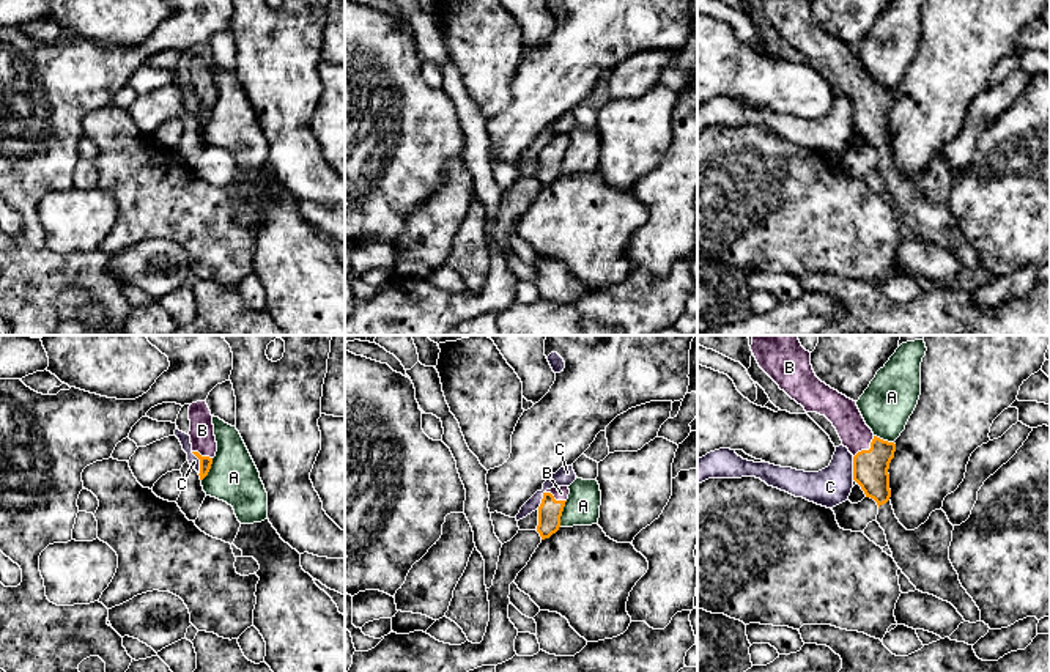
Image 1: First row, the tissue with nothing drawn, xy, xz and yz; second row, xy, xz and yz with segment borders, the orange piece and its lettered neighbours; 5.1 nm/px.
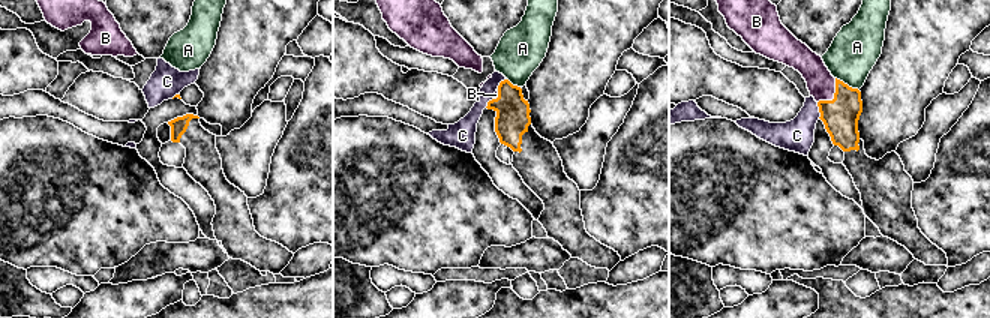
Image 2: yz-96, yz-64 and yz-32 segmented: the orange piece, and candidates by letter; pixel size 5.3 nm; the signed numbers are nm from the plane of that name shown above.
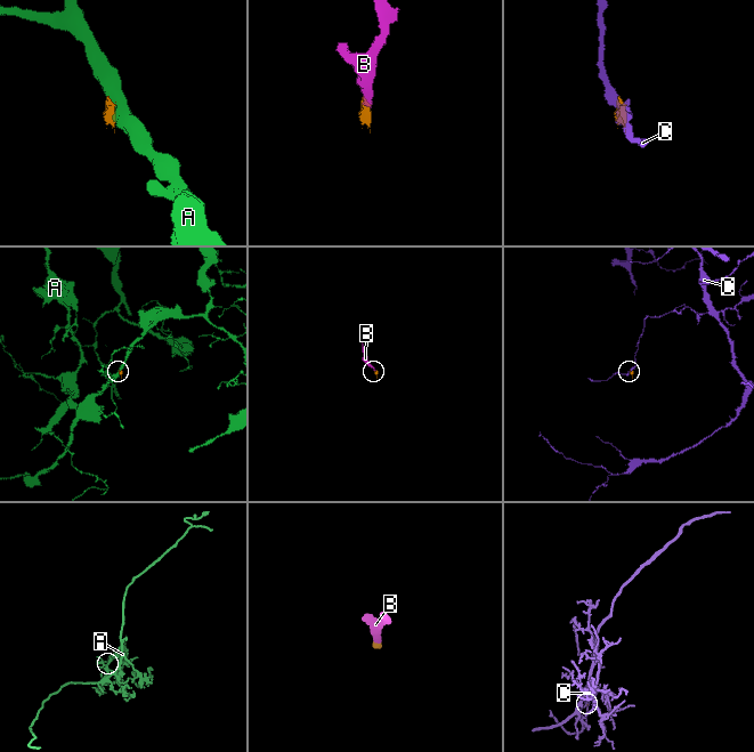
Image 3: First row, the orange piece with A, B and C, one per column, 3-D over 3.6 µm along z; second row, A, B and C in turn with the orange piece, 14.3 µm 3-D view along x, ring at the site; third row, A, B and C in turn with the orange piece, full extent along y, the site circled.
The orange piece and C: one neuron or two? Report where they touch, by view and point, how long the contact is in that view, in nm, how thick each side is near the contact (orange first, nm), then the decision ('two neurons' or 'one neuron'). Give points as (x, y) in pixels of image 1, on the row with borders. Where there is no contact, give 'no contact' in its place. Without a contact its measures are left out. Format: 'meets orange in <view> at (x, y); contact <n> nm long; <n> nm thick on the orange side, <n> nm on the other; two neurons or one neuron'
meets orange in yz at (854, 468); contact 120 nm long; 180 nm thick on the orange side, 200 nm on the other; two neurons

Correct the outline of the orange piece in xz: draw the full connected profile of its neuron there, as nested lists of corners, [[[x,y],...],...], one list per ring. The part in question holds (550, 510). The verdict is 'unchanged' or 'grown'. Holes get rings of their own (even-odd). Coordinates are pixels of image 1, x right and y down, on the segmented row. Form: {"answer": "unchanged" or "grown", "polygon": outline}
{"answer": "grown", "polygon": [[[554,486],[543,493],[542,504],[538,507],[538,526],[537,532],[542,540],[549,538],[560,527],[560,516],[568,499],[568,486]]]}

